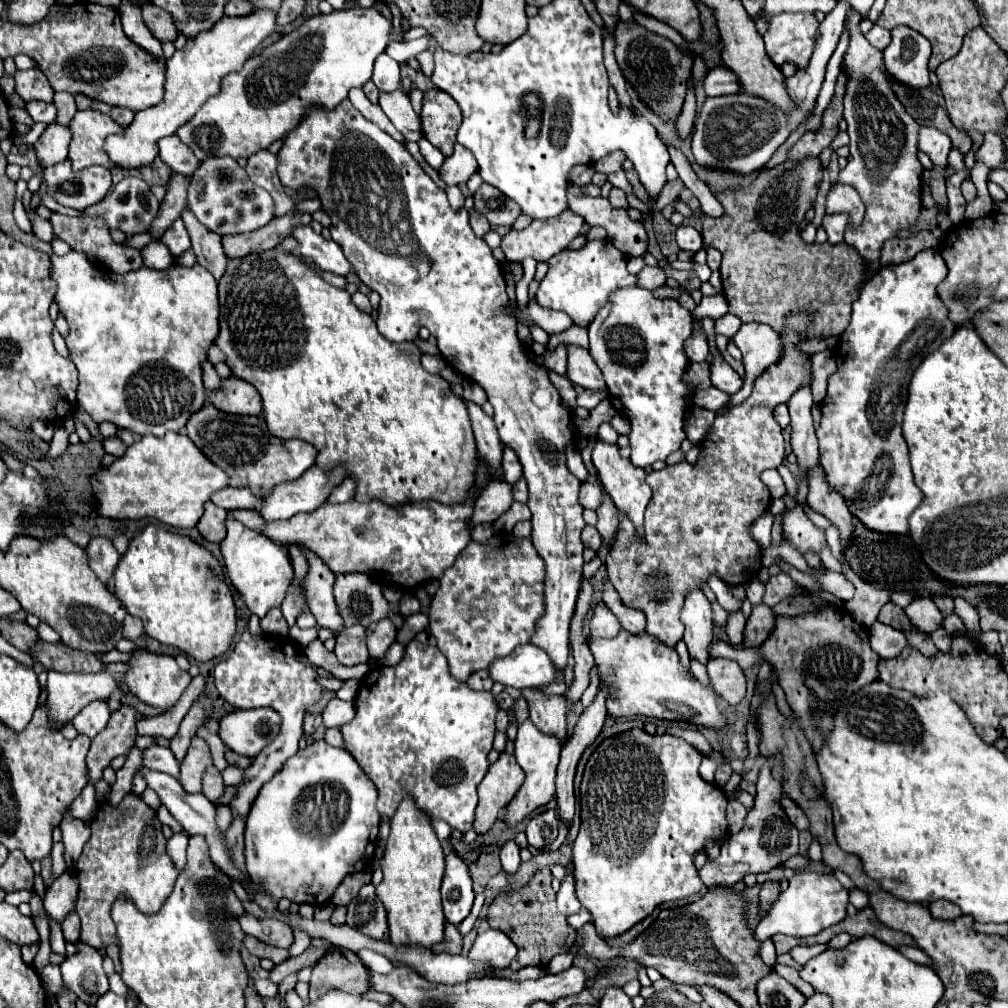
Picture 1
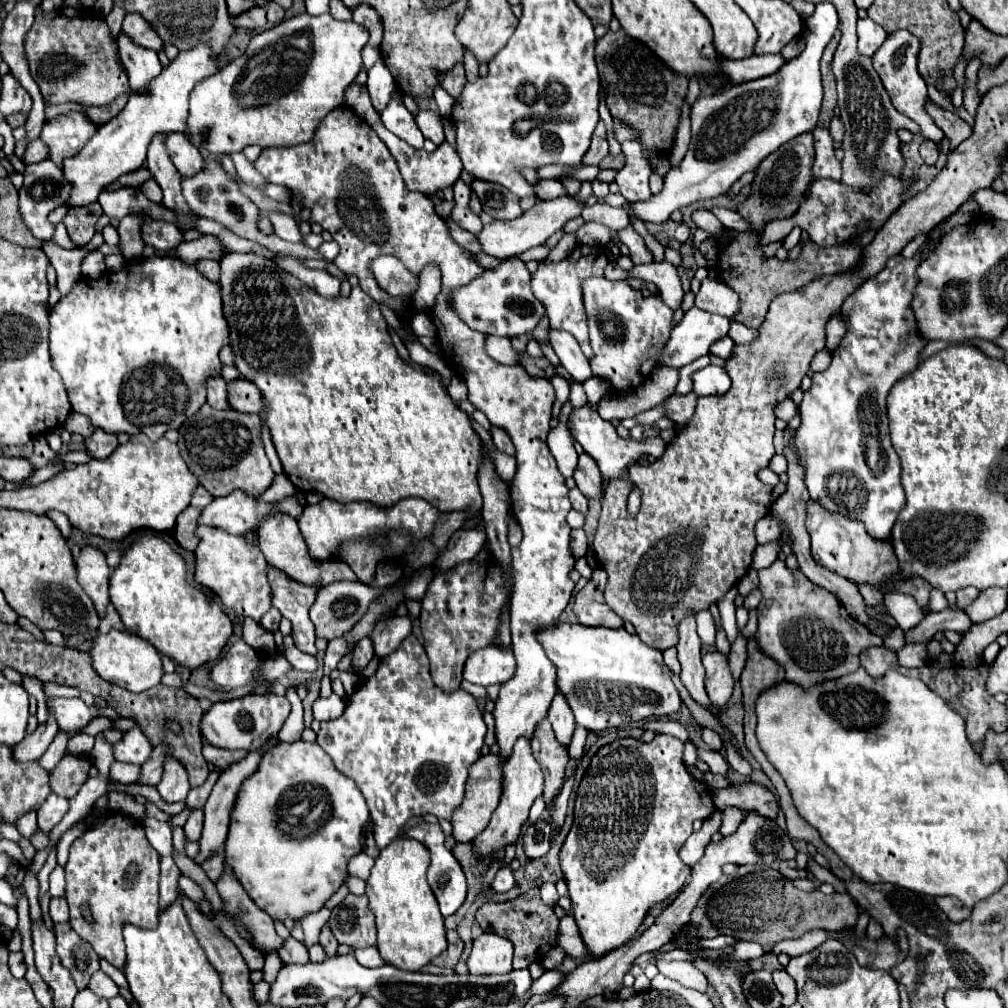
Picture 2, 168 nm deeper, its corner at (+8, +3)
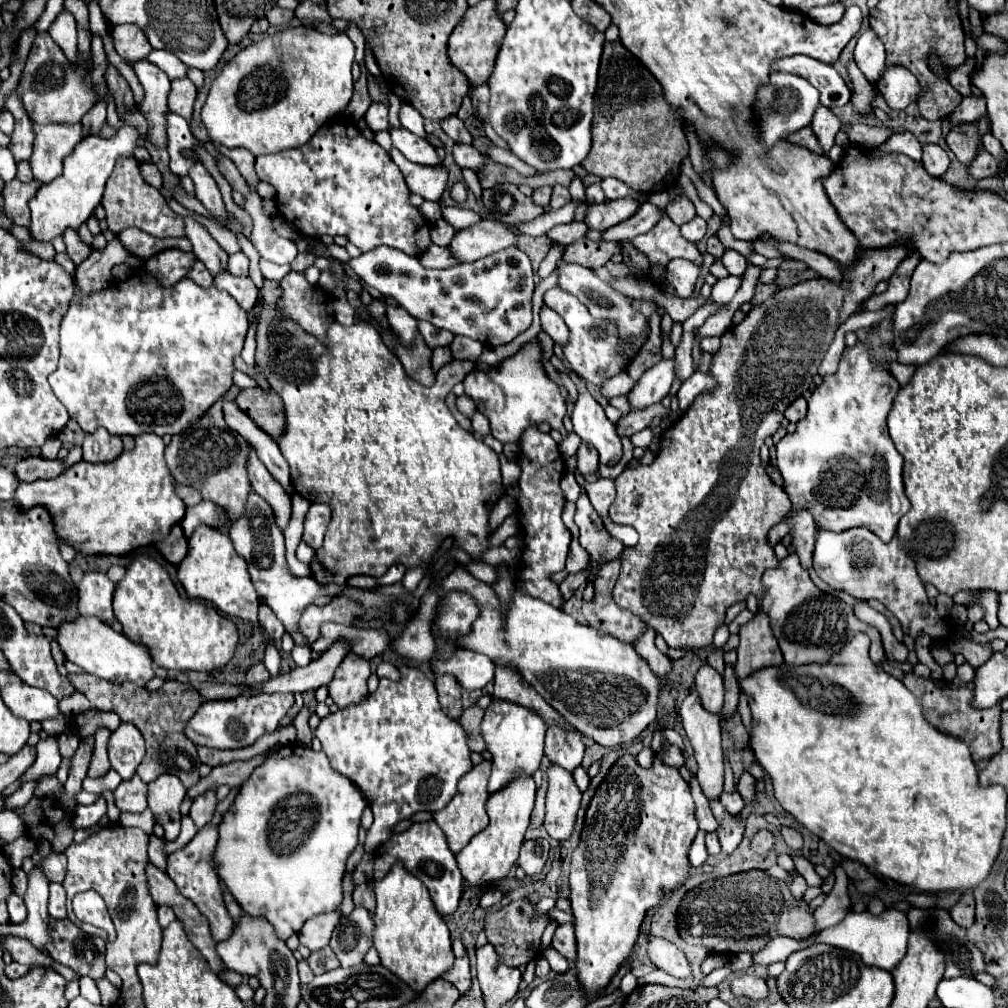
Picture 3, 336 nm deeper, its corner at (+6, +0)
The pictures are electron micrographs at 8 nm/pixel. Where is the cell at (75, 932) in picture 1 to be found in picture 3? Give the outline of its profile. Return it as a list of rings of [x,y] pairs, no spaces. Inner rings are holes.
[[[50,883],[50,903],[48,913],[54,919],[66,919],[66,891],[60,883]]]

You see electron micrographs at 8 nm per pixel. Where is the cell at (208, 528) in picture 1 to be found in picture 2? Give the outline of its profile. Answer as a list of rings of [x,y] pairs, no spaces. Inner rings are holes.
[[[188,506],[180,516],[178,516],[178,522],[176,522],[176,528],[174,528],[174,538],[178,540],[180,546],[184,546],[186,550],[196,550],[198,546],[198,538],[196,538],[196,528],[198,528],[198,516],[200,516],[200,508],[194,508],[194,506]]]

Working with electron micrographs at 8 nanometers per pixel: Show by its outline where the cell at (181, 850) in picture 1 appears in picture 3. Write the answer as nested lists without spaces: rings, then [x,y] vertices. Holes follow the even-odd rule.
[[[168,905],[158,907],[158,923],[160,923],[162,929],[166,929],[166,925],[170,925],[174,919],[176,919],[176,915],[174,915],[174,911]]]

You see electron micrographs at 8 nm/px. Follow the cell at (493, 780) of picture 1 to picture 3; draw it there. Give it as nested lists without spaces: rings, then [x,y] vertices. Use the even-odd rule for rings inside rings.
[[[482,761],[478,765],[474,765],[464,777],[462,781],[458,783],[458,793],[454,795],[454,799],[438,813],[432,815],[432,819],[436,821],[436,825],[442,829],[442,833],[446,835],[446,841],[448,841],[448,847],[456,853],[460,853],[468,843],[470,839],[480,833],[486,825],[488,825],[488,817],[486,817],[486,799],[488,799],[488,791],[486,791],[486,785],[488,785],[488,777],[490,777],[490,769],[492,769],[492,763],[490,761]]]

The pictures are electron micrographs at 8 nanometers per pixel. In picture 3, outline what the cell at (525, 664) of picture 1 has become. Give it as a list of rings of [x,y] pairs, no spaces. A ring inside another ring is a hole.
[[[458,649],[450,659],[430,659],[434,675],[452,675],[464,689],[482,689],[494,679],[494,663],[476,651]]]

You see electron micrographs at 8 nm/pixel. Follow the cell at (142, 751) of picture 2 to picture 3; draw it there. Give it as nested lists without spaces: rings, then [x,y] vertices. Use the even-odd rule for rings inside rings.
[[[120,723],[108,739],[108,755],[112,769],[122,777],[122,781],[134,777],[138,761],[144,757],[142,733],[130,723]]]

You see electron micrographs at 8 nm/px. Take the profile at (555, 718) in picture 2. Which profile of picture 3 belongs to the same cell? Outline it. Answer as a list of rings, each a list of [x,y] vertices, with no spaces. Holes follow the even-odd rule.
[[[552,725],[546,731],[546,749],[544,755],[566,769],[568,773],[574,773],[576,767],[580,767],[582,757],[584,757],[584,743],[582,743],[582,733],[574,731],[564,731],[558,725]]]

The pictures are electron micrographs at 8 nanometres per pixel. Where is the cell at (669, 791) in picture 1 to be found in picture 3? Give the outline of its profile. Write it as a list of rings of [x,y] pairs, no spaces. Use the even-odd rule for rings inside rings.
[[[624,755],[610,769],[606,781],[598,787],[588,813],[580,845],[572,855],[570,869],[570,903],[576,927],[576,977],[588,997],[596,997],[610,985],[610,977],[618,973],[618,965],[632,953],[634,943],[644,921],[644,913],[654,907],[668,891],[676,889],[688,879],[688,851],[698,823],[694,817],[694,801],[688,783],[680,777],[676,767],[668,767],[654,759],[650,769],[642,769],[632,755]]]

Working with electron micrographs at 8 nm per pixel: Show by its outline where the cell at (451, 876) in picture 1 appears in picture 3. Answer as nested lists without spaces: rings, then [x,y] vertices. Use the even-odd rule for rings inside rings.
[[[434,821],[414,823],[406,831],[396,833],[394,837],[390,837],[390,841],[382,843],[372,853],[372,861],[374,861],[372,881],[382,879],[390,871],[390,867],[400,861],[408,873],[412,873],[414,877],[418,877],[426,885],[426,889],[430,893],[430,899],[432,899],[432,903],[434,903],[434,907],[436,907],[436,911],[440,915],[450,915],[450,913],[456,911],[458,901],[460,901],[462,891],[464,891],[462,873],[460,873],[460,869],[456,865],[454,853],[448,849],[446,837],[442,835],[440,827]]]

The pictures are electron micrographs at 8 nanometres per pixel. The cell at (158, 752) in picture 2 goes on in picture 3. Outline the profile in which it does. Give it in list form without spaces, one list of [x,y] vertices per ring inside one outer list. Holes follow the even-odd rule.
[[[134,775],[130,781],[124,781],[114,791],[114,803],[120,811],[128,813],[142,813],[146,809],[146,783],[138,775]]]

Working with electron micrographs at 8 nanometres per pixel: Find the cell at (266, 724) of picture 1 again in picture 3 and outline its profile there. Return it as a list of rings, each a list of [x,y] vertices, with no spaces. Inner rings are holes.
[[[258,693],[254,697],[236,697],[228,701],[206,701],[200,705],[198,713],[186,725],[186,737],[194,741],[194,745],[206,745],[214,749],[242,749],[254,745],[258,737],[264,733],[272,733],[278,729],[280,719],[292,707],[292,693]]]

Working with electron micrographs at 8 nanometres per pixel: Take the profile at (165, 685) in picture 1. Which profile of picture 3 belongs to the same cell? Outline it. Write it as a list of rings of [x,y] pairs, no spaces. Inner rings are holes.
[[[76,617],[76,621],[66,621],[66,625],[58,627],[56,641],[64,653],[64,657],[76,665],[80,665],[86,673],[102,677],[110,683],[126,683],[132,681],[140,687],[144,687],[154,677],[154,663],[150,659],[150,653],[142,645],[134,645],[128,637],[122,633],[116,633],[110,625],[104,621],[98,621],[94,617]]]

